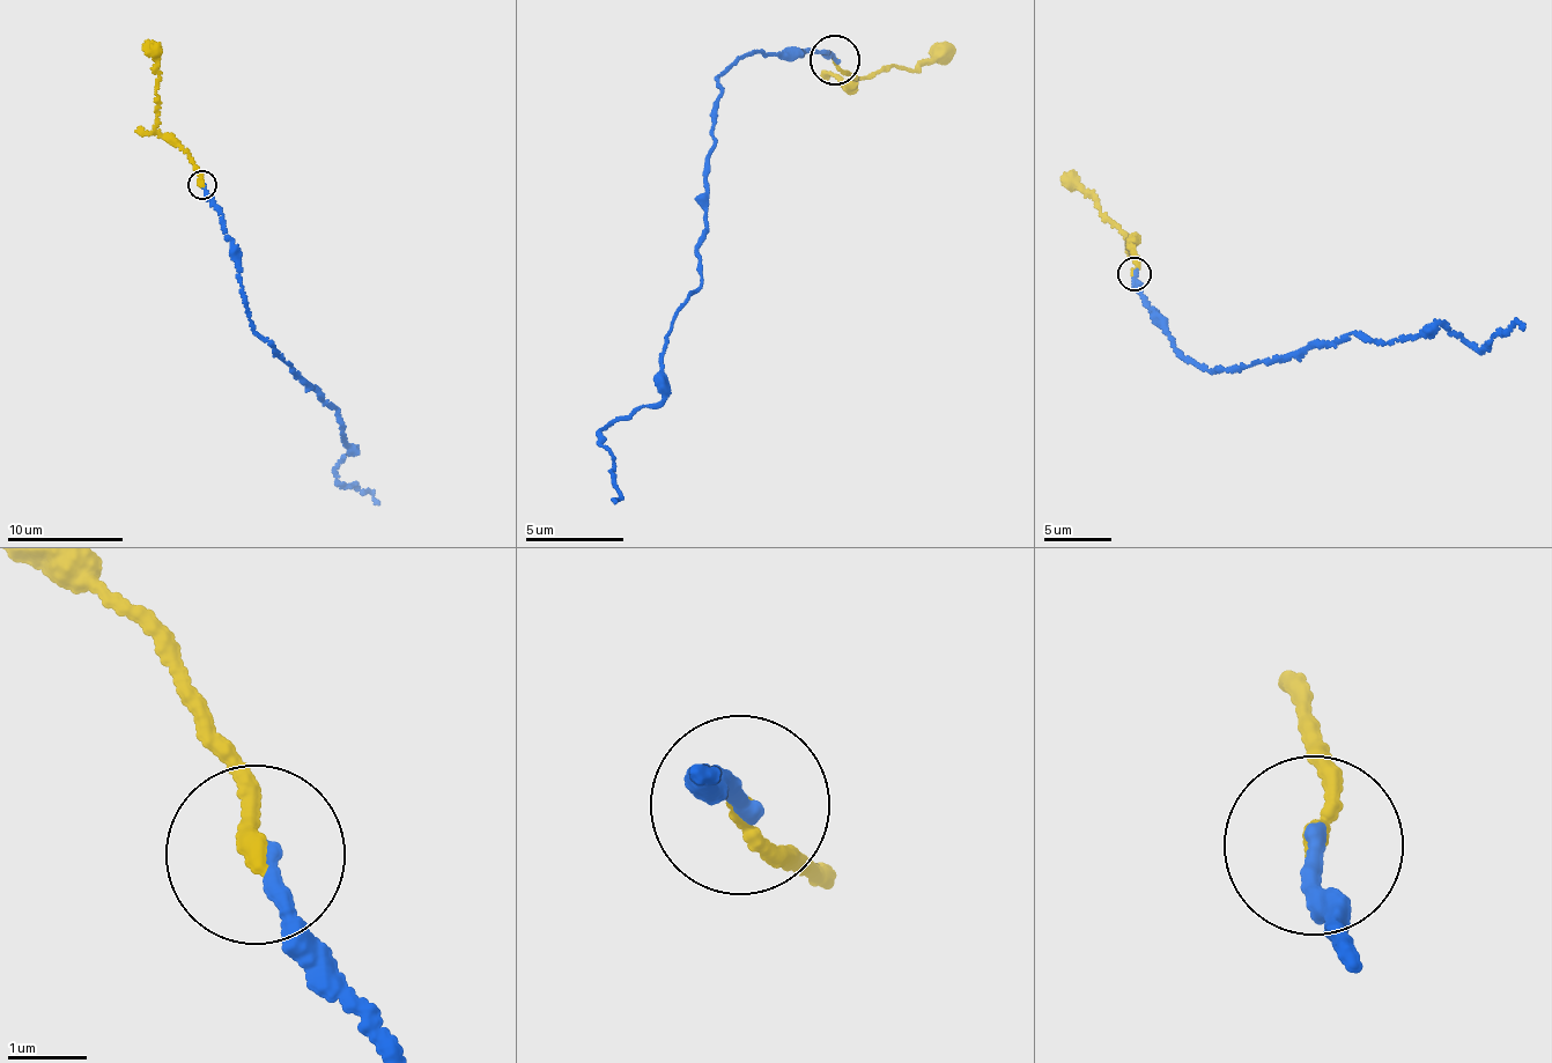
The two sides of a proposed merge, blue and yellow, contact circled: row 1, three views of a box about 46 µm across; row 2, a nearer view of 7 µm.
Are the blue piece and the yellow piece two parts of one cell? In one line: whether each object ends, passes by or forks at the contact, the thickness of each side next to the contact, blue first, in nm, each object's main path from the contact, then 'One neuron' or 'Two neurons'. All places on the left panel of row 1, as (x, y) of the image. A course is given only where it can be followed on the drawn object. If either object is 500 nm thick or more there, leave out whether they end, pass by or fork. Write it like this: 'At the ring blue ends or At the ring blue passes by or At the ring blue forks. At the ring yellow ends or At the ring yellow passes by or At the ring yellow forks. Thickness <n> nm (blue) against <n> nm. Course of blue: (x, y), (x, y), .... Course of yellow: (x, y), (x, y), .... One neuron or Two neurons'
At the ring blue ends. At the ring yellow ends. Thickness 200 nm (blue) against 190 nm. Course of blue: (202, 185), (230, 243), (256, 332), (339, 410), (354, 450), (338, 463), (338, 480), (378, 504). Course of yellow: (200, 184), (202, 172), (189, 153), (161, 134), (156, 91), (159, 74), (146, 42). One neuron

